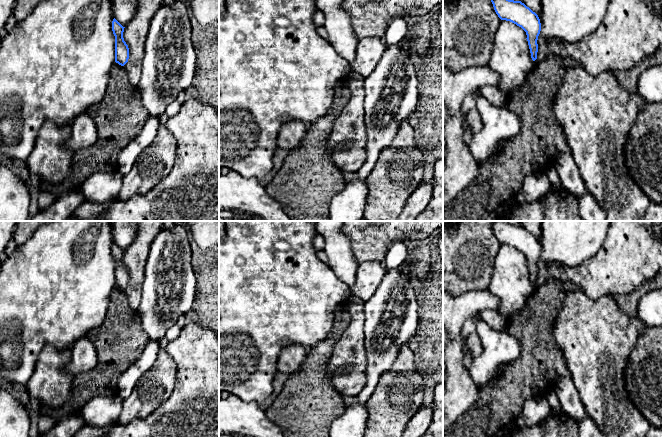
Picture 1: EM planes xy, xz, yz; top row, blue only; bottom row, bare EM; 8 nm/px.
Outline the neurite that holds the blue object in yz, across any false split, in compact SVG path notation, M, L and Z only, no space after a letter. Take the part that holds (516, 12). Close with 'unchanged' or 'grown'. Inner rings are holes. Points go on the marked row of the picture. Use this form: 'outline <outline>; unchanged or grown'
outline M491 0L491 2L501 20L510 21L526 32L531 58L535 61L538 52L537 40L541 31L538 15L521 1Z; unchanged

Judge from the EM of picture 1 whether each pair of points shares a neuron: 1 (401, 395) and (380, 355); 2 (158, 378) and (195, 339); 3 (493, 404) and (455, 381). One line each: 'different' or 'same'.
1: different
2: different
3: different

